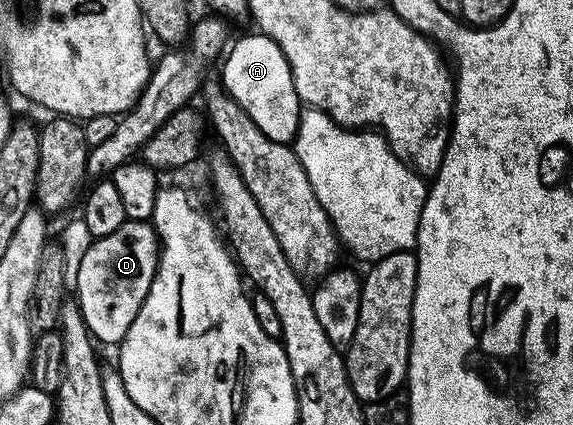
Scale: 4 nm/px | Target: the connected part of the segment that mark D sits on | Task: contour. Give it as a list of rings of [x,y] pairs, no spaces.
[[[126,220],[118,231],[95,238],[91,244],[81,255],[80,266],[74,269],[75,296],[93,338],[100,343],[119,343],[123,341],[126,331],[130,331],[130,323],[134,323],[134,315],[138,315],[150,291],[150,283],[154,283],[160,262],[160,242],[149,222]]]

